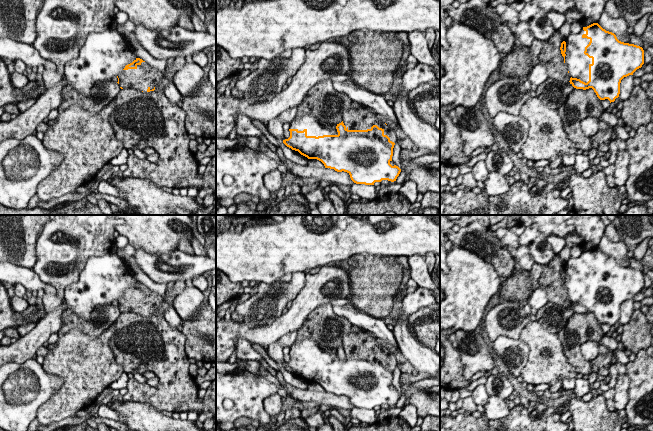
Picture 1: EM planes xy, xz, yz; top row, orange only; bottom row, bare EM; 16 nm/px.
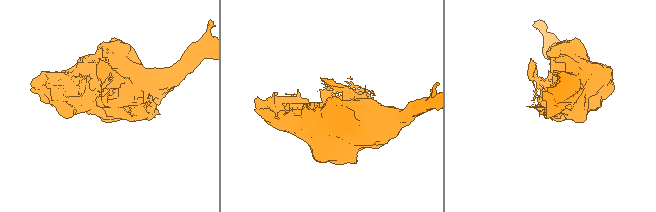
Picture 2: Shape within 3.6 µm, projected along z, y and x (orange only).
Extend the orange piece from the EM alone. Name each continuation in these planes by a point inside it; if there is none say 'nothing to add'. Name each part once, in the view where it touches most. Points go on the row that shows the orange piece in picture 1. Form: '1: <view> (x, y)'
1: yz (577, 62)

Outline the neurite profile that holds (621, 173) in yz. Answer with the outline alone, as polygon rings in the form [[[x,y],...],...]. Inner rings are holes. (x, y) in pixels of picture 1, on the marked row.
[[[618,150],[617,159],[614,164],[615,187],[624,186],[629,176],[629,153],[626,150]]]

